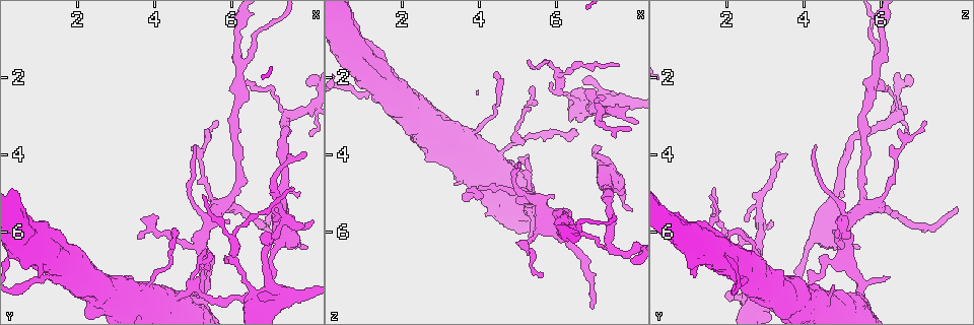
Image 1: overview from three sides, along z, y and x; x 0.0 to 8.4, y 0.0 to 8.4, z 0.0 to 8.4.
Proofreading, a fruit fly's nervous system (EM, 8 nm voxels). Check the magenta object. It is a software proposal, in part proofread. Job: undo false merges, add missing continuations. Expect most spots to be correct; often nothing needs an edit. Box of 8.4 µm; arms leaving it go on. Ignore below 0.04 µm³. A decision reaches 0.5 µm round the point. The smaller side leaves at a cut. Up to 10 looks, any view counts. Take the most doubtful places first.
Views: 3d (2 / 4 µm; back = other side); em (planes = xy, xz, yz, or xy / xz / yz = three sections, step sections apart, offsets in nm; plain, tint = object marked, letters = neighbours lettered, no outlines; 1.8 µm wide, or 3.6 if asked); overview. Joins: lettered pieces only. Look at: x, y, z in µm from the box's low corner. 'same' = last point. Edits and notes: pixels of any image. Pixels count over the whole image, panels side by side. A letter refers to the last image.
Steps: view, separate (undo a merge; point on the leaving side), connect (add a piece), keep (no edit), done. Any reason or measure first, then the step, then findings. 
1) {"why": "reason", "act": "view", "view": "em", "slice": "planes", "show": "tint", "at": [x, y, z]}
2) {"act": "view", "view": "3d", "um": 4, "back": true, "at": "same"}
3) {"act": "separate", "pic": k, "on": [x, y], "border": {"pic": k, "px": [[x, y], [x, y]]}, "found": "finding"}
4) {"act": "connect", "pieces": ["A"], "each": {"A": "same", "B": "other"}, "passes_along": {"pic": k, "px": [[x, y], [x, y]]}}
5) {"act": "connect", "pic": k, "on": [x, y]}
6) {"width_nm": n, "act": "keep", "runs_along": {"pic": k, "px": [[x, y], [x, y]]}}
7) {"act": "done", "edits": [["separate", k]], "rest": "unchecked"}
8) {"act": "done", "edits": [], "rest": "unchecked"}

{"why": "a fork", "act": "view", "view": "3d", "um": 4, "at": [7.35, 2.90, 6.35]}

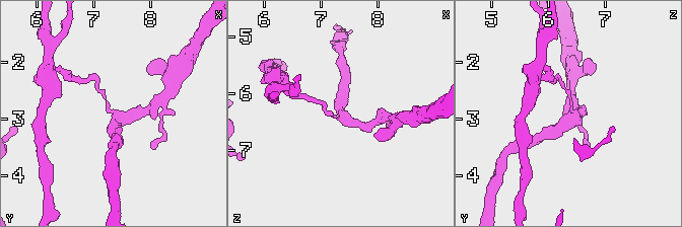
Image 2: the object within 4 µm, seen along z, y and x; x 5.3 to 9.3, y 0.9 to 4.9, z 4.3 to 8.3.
{"arms": 3, "why": "shape alone is not enough", "act": "view", "view": "em", "slice": "xz", "step": 16, "show": "letters", "at": [7.35, 2.90, 6.40]}

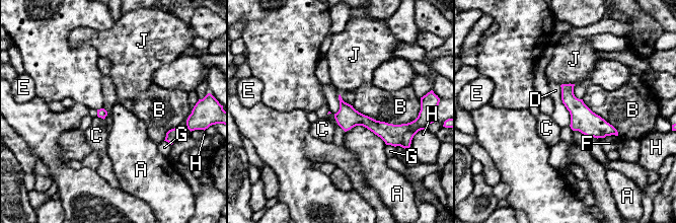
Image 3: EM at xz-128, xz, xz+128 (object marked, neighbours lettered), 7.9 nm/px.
{"why": "another direction", "act": "view", "view": "em", "slice": "planes", "show": "letters", "at": "same"}

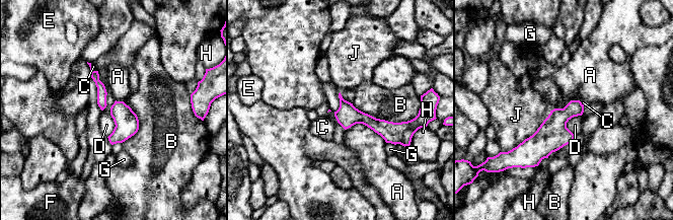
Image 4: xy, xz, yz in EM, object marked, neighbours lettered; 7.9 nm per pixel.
{"width_nm": 180, "act": "keep", "each": {"A": "other", "B": "other", "C": "other", "D": "other", "E": "other", "F": "other", "G": "other", "H": "other", "J": "other"}, "runs_along": {"pic": 4, "px": [[337, 114], [378, 126], [399, 125]]}, "found": "all the same neuron"}

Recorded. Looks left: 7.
{"act": "view", "view": "em", "slice": "xz", "step": 16, "show": "letters", "at": [6.70, 7.60, 2.20]}

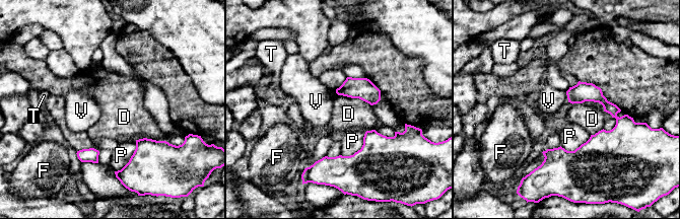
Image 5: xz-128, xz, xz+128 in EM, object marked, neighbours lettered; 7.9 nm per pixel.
{"why": "another direction", "act": "view", "view": "em", "slice": "yz", "step": 16, "show": "letters", "at": "same"}

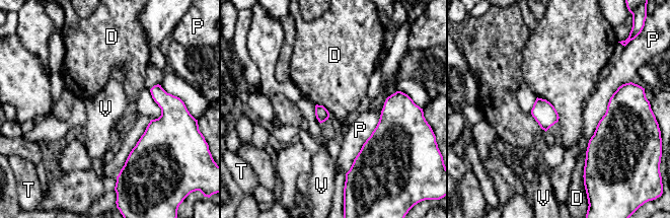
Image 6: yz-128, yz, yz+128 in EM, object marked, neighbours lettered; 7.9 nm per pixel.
{"longest_contact_nm": ["P", 650], "act": "keep", "each": {"D": "other", "P": "other", "T": "other", "V": "other"}, "found": "no lettered piece goes on from it"}

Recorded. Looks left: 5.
{"why": "sharp bend", "act": "view", "view": "em", "um": 3.6, "slice": "planes", "show": "plain", "at": [4.45, 7.75, 4.00]}

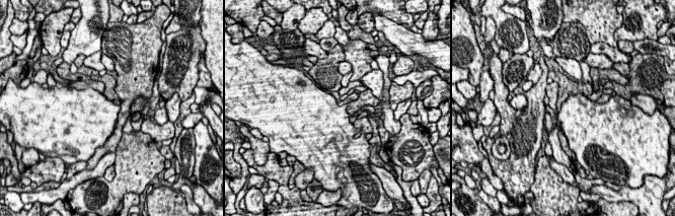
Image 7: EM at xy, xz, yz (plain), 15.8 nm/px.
{"act": "view", "view": "em", "um": 3.6, "slice": "planes", "show": "letters", "at": "same"}

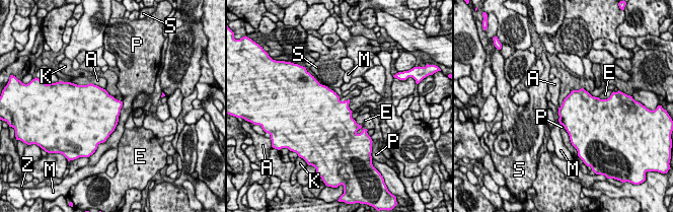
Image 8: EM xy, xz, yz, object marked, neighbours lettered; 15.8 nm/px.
{"longest_contact_nm": ["P", 700], "act": "keep", "each": {"A": "other", "E": "other", "K": "other", "M": "other", "P": "other", "S": "other", "Z": "other"}, "border": {"pic": 8, "px": [[122, 100], [118, 124], [104, 141]]}, "found": "continuous, no second neuron"}

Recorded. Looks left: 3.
{"why": "tapers out", "act": "view", "view": "em", "slice": "xz", "step": 8, "show": "letters", "at": [3.60, 6.15, 5.10]}

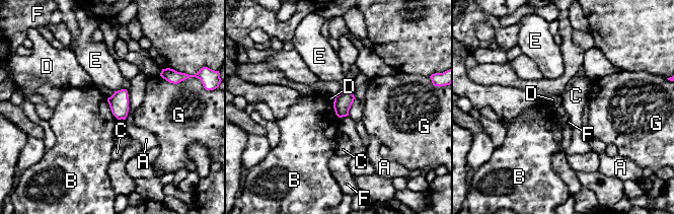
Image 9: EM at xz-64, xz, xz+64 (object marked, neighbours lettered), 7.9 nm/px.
{"why": "another direction", "act": "view", "view": "em", "slice": "planes", "show": "letters", "at": "same"}

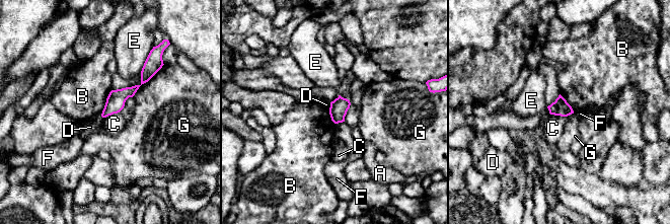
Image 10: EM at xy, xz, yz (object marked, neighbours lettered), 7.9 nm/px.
{"width_nm": 140, "act": "keep", "each": {"A": "other", "B": "other", "C": "other", "D": "other", "E": "other", "F": "other", "G": "other"}, "found": "no lettered piece goes on from it"}

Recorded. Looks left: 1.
{"act": "done", "edits": [], "rest": "unchecked"}

